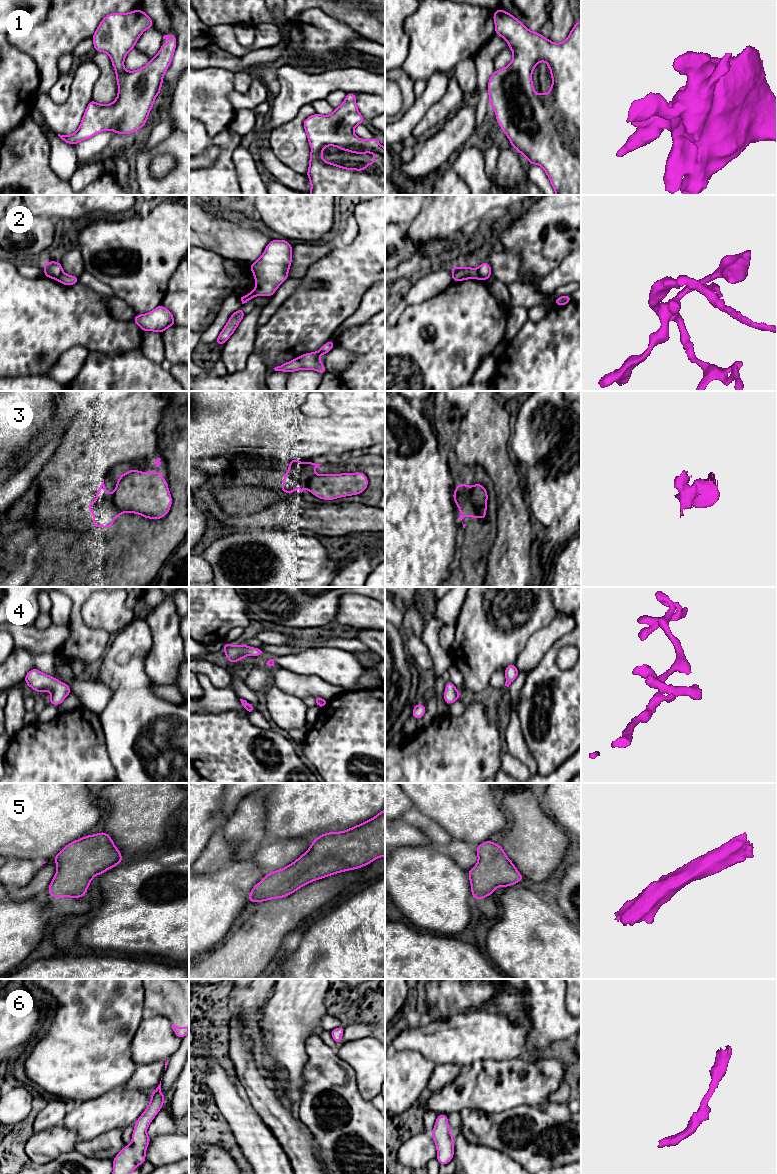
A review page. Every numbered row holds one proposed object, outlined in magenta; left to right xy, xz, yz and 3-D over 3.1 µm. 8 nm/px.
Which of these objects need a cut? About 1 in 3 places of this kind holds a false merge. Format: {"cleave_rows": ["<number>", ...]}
{"cleave_rows": ["2", "3"]}

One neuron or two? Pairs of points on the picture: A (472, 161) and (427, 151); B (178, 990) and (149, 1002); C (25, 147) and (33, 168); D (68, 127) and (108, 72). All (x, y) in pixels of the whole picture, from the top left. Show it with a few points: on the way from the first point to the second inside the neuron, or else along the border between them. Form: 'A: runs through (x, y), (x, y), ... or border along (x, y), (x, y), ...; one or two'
A: border along (464, 145), (458, 149); two
B: runs through (171, 995), (159, 995), (156, 997); one
C: runs through (25, 152), (25, 160), (28, 163); one
D: border along (99, 70), (99, 76), (94, 85), (91, 98); two

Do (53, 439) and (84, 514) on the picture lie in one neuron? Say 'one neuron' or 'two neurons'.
two neurons

